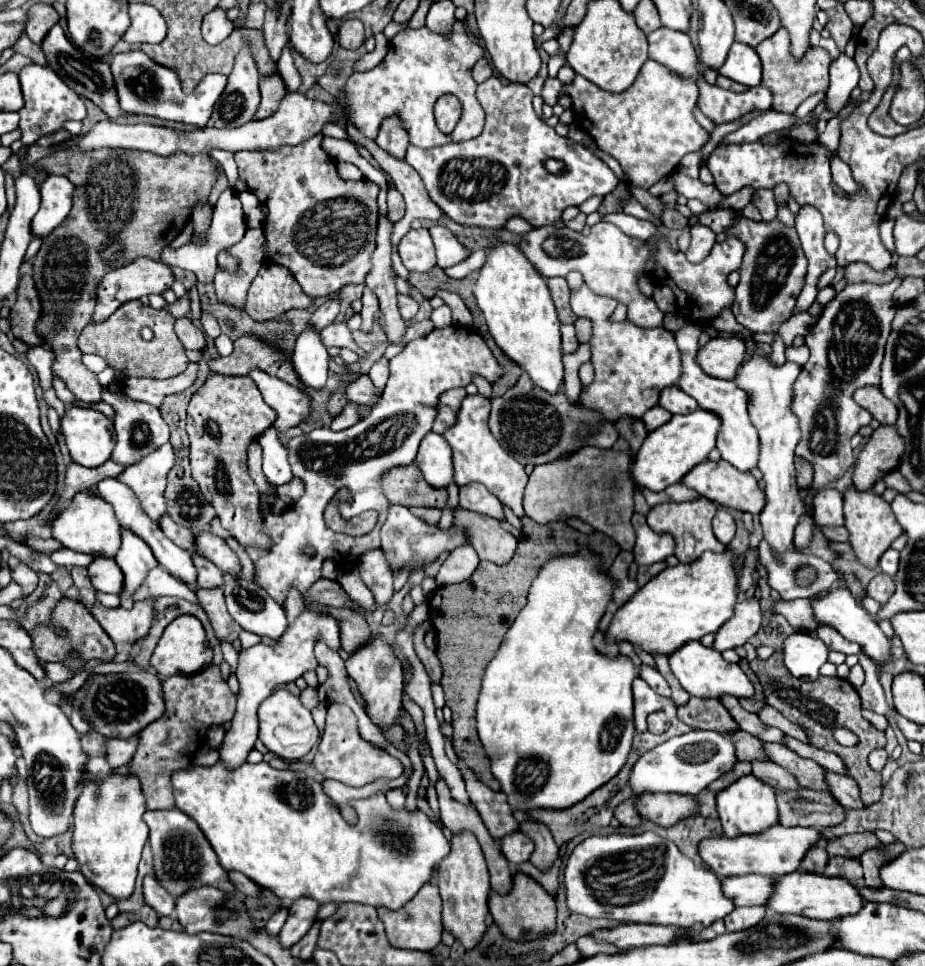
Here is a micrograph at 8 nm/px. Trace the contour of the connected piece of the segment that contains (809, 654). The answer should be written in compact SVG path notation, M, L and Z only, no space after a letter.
M793 633L785 639L783 645L785 667L793 677L803 681L815 681L819 669L827 663L829 649L815 633Z

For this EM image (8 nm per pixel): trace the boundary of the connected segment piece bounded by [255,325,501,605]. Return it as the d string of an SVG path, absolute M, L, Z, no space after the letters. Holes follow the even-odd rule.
M459 325L433 329L429 335L409 341L407 347L391 359L389 369L391 375L381 399L357 425L343 431L333 431L329 427L313 429L307 435L293 437L285 445L289 449L293 475L305 481L305 493L281 515L267 515L265 527L273 547L265 557L255 561L255 581L279 605L285 603L289 589L297 589L303 595L321 577L323 559L331 557L339 565L351 565L367 549L379 547L379 529L391 507L389 499L383 495L381 477L389 469L413 463L421 439L431 431L437 397L447 389L465 387L471 383L473 375L483 375L491 383L501 377L501 367L481 335ZM341 487L351 489L353 495L351 503L339 505L343 517L355 517L363 511L379 513L375 529L363 537L335 533L327 529L323 521L323 509ZM305 549L313 549L315 553L307 555Z

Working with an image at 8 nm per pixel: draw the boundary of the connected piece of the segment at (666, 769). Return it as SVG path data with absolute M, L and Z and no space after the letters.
M691 731L679 737L671 737L669 741L643 753L631 769L629 787L635 797L645 793L697 795L703 787L707 787L719 775L729 771L735 761L737 761L735 747L725 735L715 731Z

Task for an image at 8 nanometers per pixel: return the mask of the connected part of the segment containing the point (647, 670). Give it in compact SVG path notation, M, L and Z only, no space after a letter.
M641 663L641 665L639 665L639 677L645 679L645 681L649 683L649 687L651 687L653 691L657 691L659 695L665 695L665 697L671 695L671 689L669 689L665 677L663 677L655 667L651 667L651 665L647 665L647 663Z

